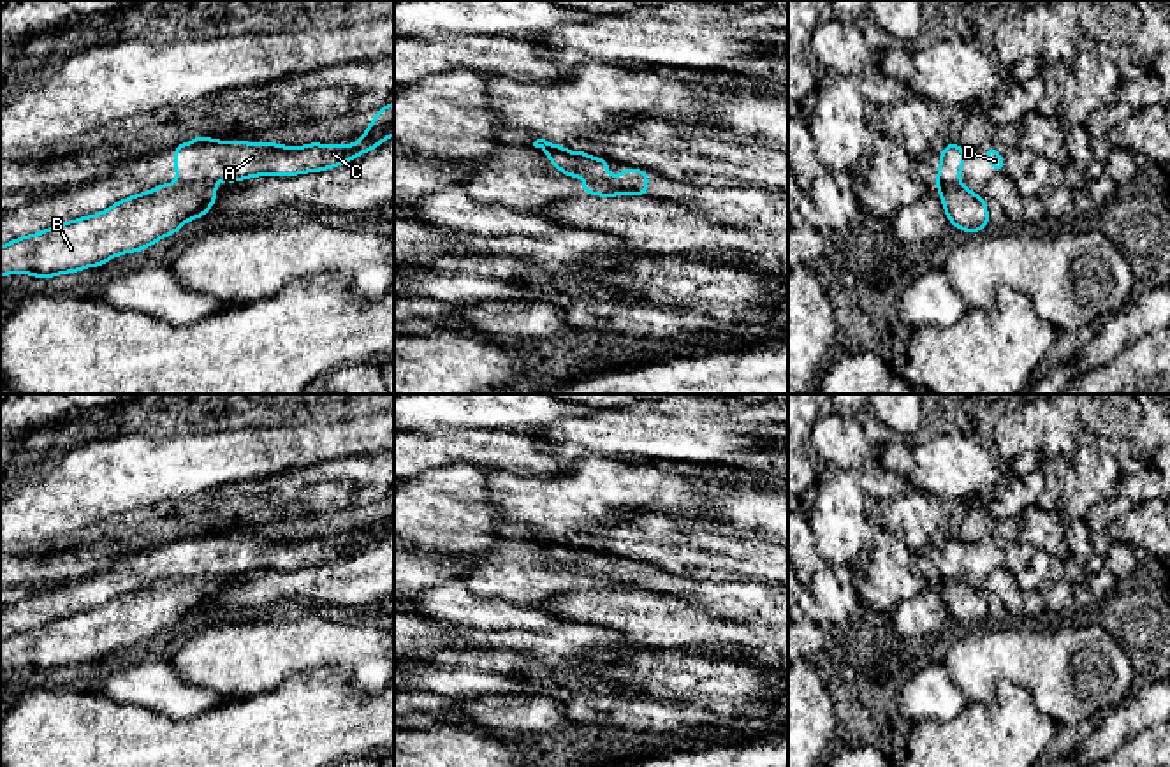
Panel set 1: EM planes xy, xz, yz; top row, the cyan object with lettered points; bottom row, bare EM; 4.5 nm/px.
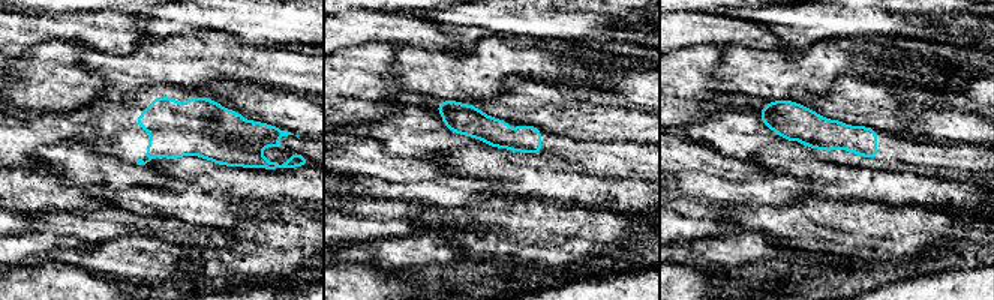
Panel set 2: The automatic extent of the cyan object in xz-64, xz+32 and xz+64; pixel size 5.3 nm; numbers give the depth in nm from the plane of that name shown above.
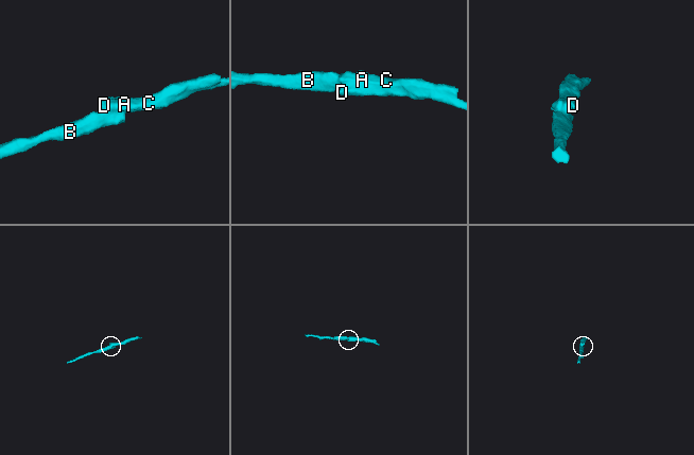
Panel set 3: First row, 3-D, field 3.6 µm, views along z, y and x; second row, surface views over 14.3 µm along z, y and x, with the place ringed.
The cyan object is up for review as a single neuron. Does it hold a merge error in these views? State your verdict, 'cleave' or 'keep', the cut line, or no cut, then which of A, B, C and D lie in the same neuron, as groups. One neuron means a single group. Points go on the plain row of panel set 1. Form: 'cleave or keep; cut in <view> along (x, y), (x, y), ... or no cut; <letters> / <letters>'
cleave; cut in xz along (586, 572), (634, 588); A C D / B

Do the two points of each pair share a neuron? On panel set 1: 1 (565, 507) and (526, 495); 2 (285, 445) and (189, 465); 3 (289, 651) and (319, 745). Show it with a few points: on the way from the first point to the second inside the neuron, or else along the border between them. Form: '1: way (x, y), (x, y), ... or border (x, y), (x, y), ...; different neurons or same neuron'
1: way (556, 507), (535, 502); same neuron
2: way (261, 452), (213, 461); same neuron
3: border (338, 672), (296, 672), (277, 686), (259, 692); different neurons

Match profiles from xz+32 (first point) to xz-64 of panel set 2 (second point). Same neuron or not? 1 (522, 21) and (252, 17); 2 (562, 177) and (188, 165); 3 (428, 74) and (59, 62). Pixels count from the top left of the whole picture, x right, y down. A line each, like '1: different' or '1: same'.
1: same
2: same
3: different

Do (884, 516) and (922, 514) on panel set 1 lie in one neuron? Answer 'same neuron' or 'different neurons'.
same neuron

